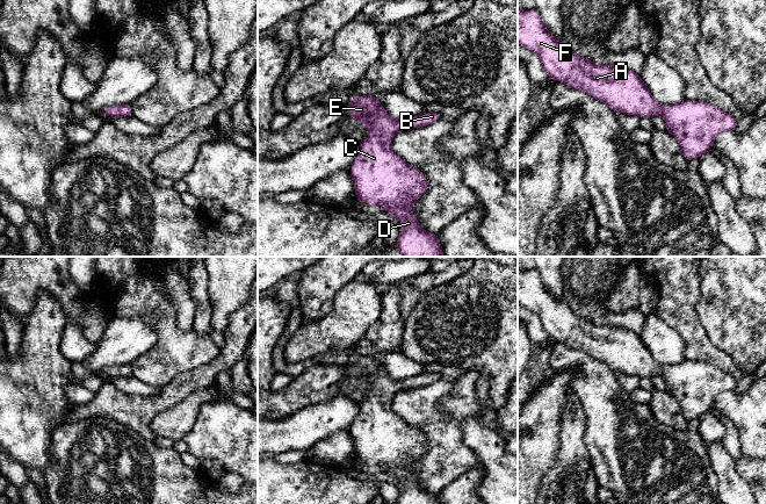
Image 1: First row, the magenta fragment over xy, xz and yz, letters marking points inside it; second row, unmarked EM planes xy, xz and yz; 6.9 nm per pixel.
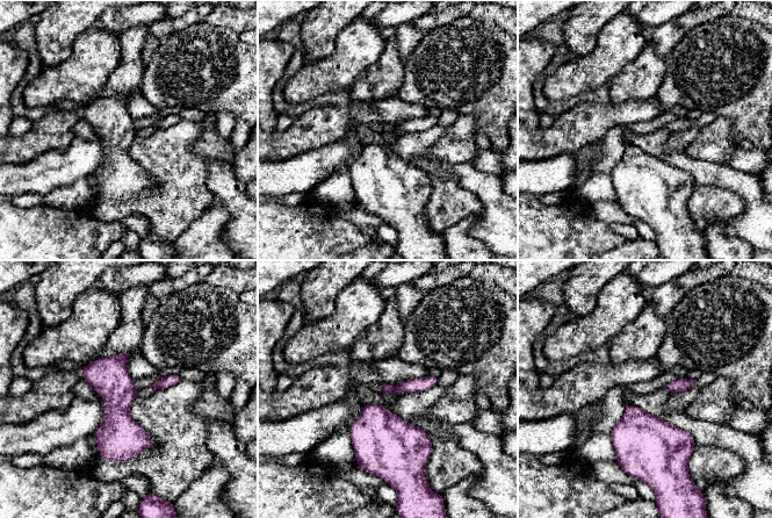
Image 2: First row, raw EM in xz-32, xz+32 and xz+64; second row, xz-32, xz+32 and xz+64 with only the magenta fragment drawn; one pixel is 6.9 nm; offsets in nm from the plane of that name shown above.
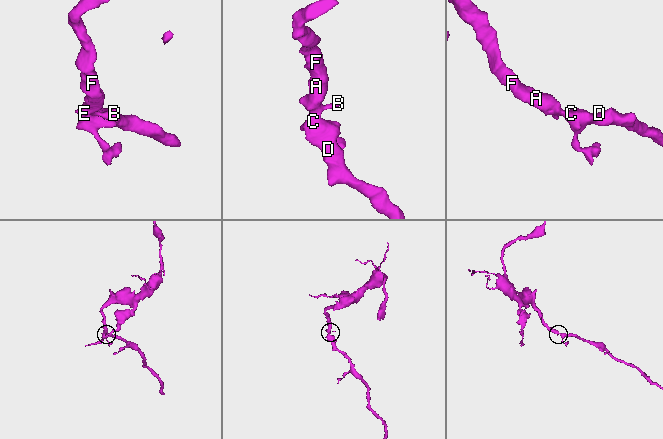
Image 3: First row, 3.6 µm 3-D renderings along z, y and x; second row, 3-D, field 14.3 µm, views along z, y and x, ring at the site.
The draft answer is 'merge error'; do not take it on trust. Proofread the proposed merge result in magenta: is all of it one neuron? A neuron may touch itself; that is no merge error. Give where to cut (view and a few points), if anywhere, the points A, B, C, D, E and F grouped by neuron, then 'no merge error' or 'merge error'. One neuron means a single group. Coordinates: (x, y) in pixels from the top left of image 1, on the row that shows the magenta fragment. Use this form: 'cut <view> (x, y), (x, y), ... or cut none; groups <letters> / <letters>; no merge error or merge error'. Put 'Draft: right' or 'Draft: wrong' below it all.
cut none; groups A B C D E F; no merge error
Draft: wrong

